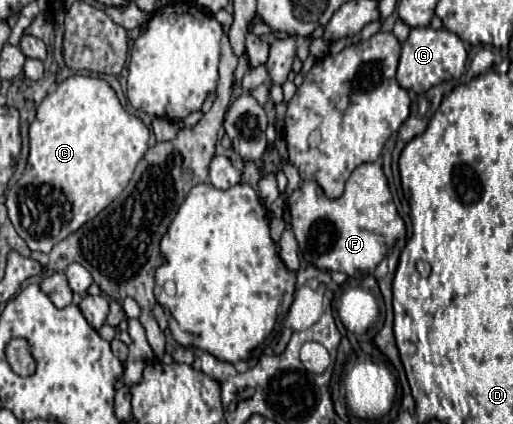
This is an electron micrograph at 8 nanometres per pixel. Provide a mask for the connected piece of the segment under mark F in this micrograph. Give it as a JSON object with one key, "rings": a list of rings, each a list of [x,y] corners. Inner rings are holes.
{"rings":[[[377,163],[359,165],[347,179],[345,193],[339,199],[327,199],[315,181],[305,181],[303,187],[299,187],[291,193],[289,209],[291,209],[291,223],[293,223],[295,239],[299,243],[299,249],[303,253],[305,261],[313,263],[319,269],[343,271],[349,277],[363,277],[365,273],[367,275],[373,273],[373,269],[381,263],[381,259],[387,255],[387,251],[395,245],[395,241],[399,237],[405,237],[405,223],[397,213],[385,173],[383,173],[381,165],[377,165]]]}

